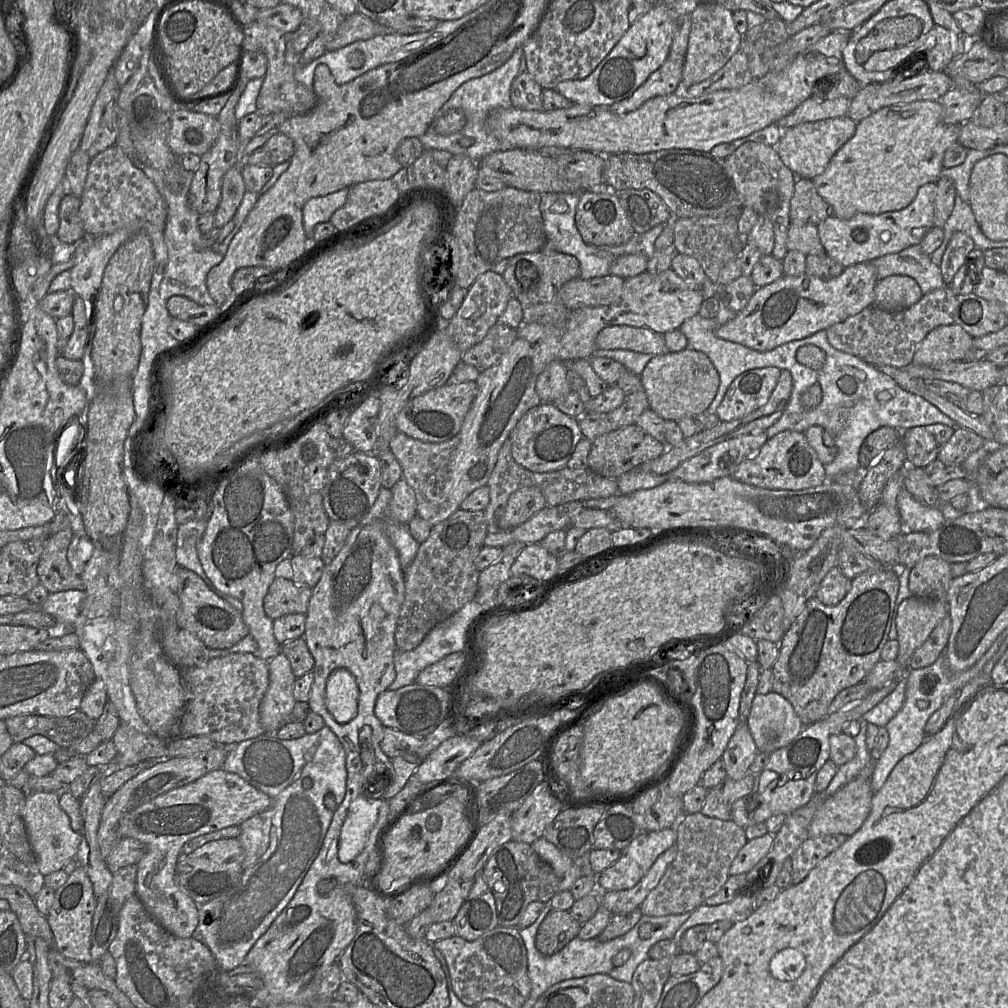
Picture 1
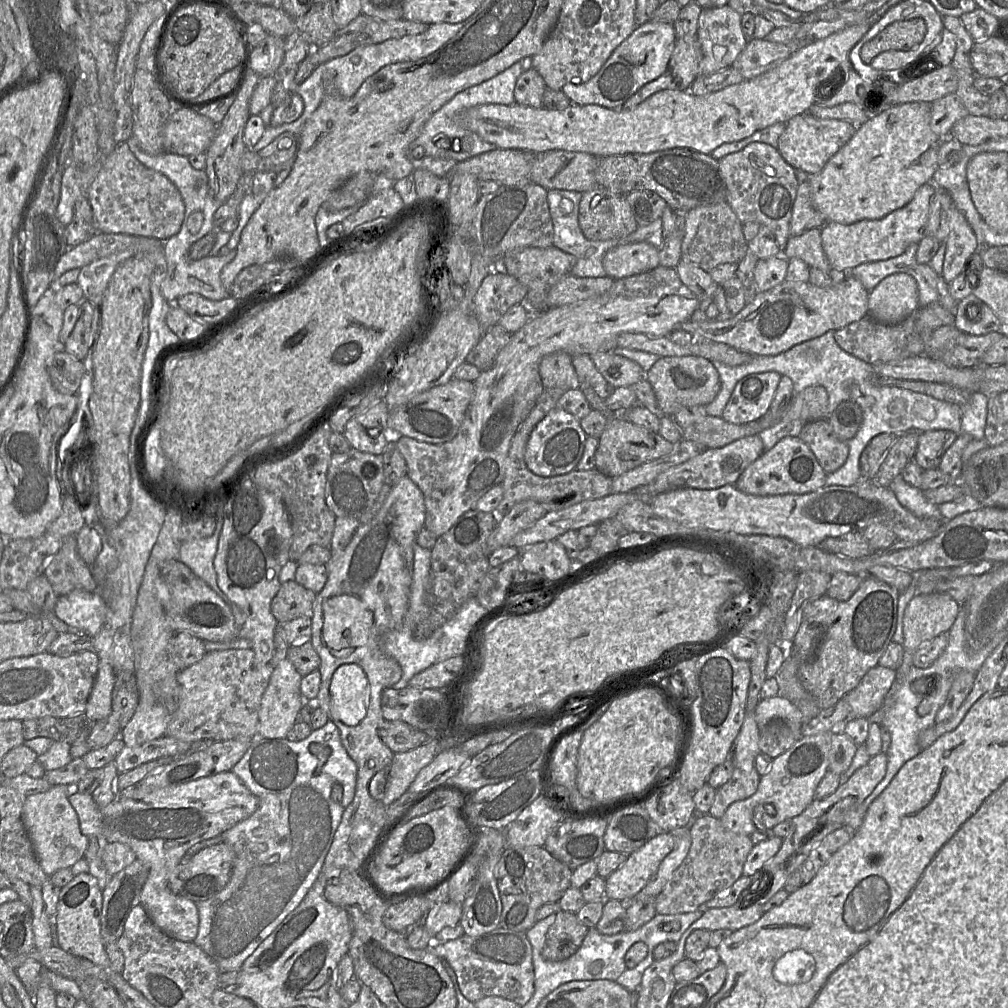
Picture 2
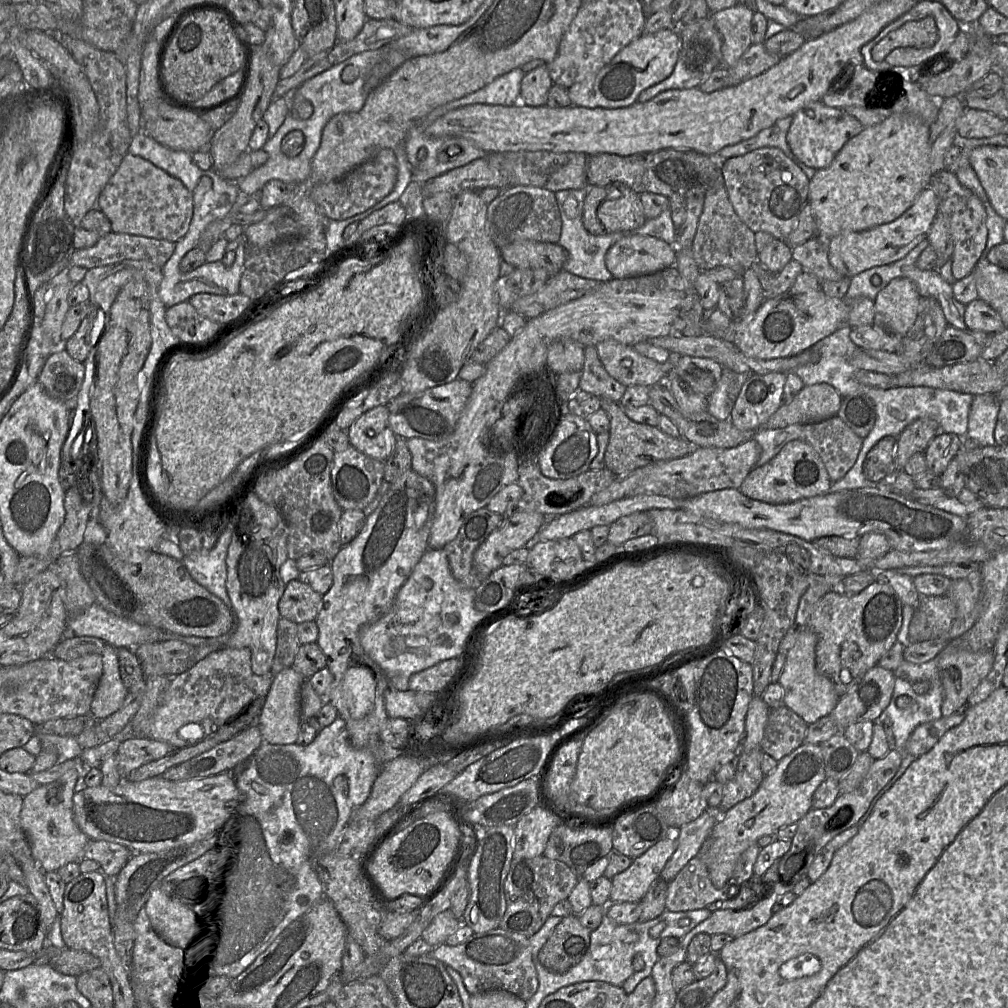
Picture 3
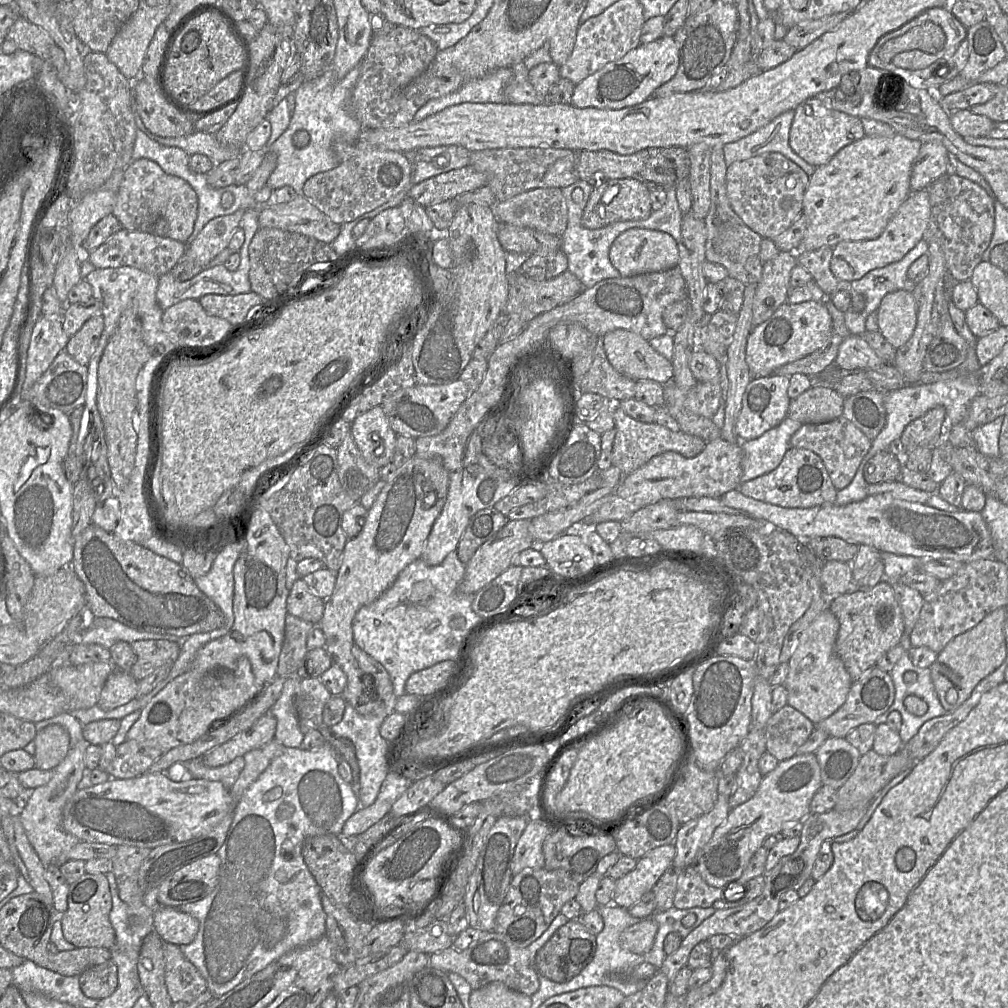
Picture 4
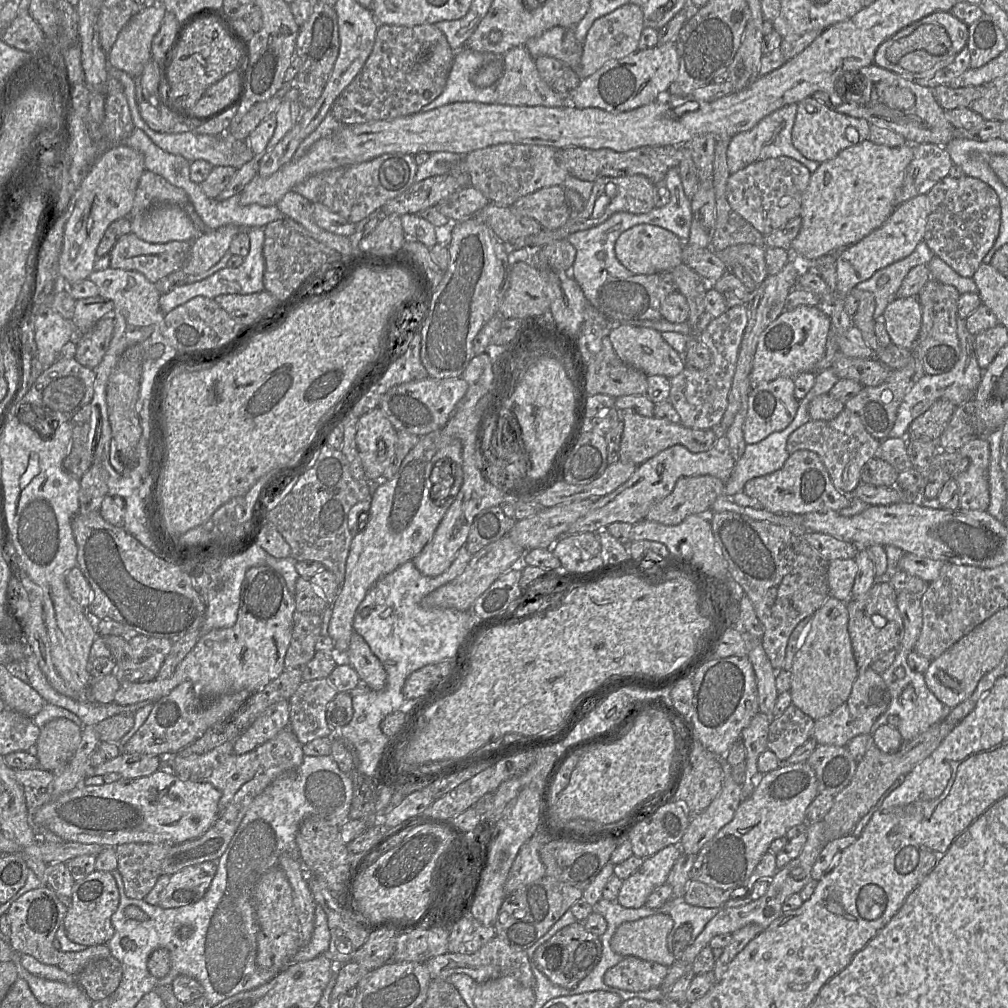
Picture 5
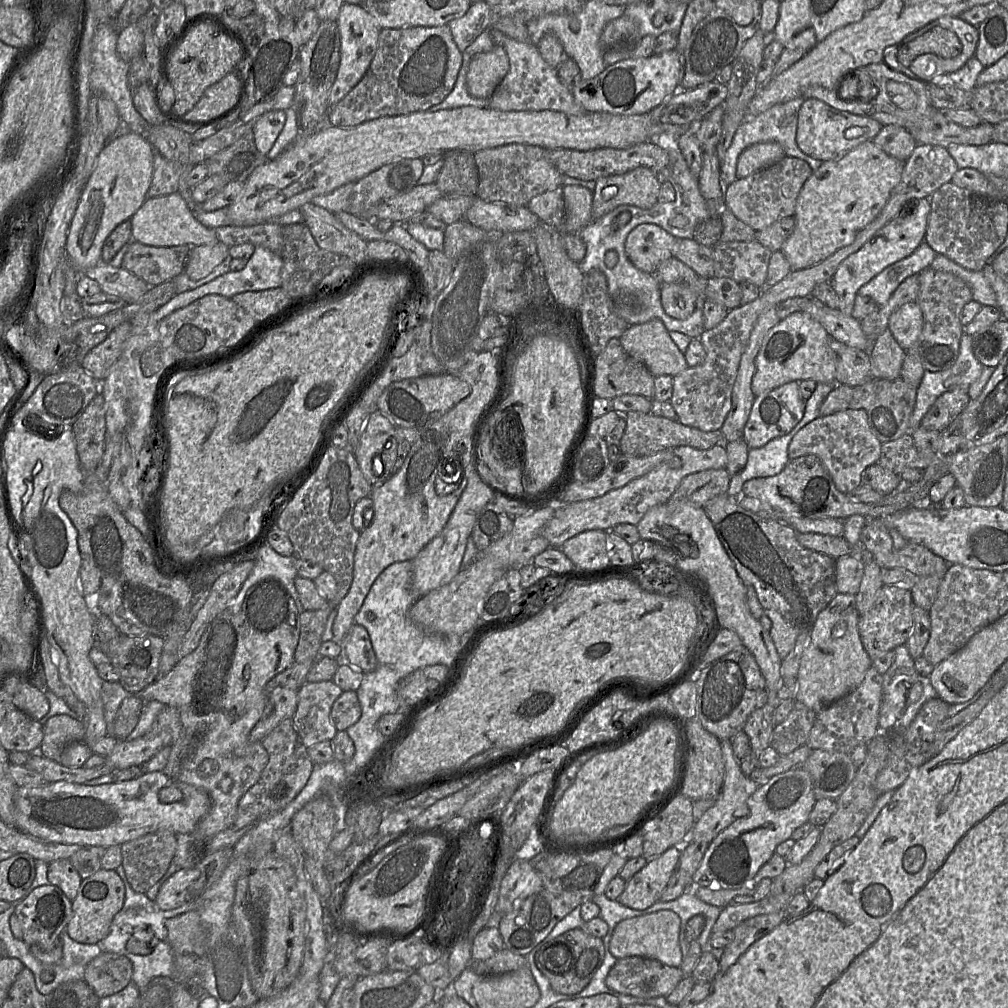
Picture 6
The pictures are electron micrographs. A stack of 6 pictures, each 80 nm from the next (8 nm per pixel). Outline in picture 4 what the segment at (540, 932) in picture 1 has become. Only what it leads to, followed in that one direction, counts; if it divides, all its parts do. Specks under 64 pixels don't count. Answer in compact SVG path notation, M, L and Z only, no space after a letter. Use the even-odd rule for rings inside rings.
M571 919L555 931L545 945L539 949L536 955L537 965L541 973L549 980L566 983L593 960L596 948L596 936L583 925L581 919Z

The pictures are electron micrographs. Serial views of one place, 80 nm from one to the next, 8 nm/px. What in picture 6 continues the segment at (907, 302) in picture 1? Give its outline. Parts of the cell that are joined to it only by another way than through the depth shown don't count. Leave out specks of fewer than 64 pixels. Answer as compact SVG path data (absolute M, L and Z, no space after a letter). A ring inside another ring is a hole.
M916 301L908 302L890 316L888 329L898 345L905 351L918 339L923 328L922 311Z

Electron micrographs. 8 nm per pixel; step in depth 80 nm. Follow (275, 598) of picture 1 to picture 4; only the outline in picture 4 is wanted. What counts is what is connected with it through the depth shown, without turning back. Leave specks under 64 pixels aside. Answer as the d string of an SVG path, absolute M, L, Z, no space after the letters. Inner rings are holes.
M301 577L294 582L286 603L288 614L318 625L324 607L325 601Z

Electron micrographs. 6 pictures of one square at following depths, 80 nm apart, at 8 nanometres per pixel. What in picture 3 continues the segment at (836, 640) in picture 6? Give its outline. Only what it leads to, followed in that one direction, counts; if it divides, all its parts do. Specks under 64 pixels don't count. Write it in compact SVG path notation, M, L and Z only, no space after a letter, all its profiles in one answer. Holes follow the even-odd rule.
M805 629L800 633L794 646L787 653L786 663L778 681L784 688L783 705L793 710L809 725L830 715L839 700L831 679L816 669L817 640L816 633L811 629Z

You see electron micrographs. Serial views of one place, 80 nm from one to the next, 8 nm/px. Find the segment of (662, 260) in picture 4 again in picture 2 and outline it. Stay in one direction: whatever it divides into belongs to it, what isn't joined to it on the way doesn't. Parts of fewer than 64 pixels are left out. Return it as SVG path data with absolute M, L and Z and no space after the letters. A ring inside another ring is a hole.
M647 242L619 245L603 257L607 276L614 280L634 276L659 266L659 249Z

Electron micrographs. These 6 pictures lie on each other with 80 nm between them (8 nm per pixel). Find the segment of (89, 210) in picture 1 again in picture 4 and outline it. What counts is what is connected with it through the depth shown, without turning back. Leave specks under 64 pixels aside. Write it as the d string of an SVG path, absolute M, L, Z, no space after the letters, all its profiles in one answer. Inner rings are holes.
M142 158L133 160L126 167L112 215L119 220L123 229L143 233L152 233L152 228L157 220L165 219L167 221L166 237L186 243L194 229L197 209L197 195L186 181L165 173L155 162Z

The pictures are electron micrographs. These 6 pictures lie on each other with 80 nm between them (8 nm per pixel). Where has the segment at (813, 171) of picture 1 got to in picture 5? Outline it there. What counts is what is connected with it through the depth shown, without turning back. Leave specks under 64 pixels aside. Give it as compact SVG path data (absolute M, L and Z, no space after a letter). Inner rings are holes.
M812 96L797 104L792 142L794 147L809 160L826 162L834 159L844 149L869 139L871 124L863 118L854 118L832 110Z

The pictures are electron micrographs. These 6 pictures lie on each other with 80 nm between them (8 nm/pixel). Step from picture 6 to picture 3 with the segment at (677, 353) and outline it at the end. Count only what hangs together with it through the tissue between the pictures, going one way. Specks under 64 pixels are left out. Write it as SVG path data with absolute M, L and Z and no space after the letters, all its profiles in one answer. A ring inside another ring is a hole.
M613 339L600 342L595 347L597 349L599 359L607 373L626 387L633 385L650 387L655 384L661 384L665 381L669 372L672 371L670 358L665 363L659 363L641 355L633 348L633 346L619 343Z

